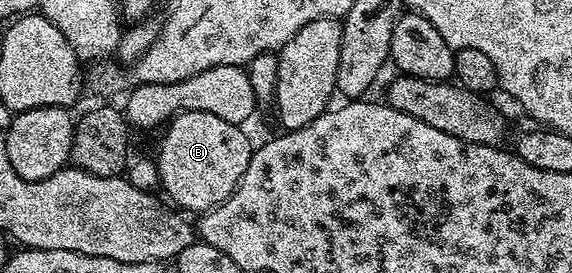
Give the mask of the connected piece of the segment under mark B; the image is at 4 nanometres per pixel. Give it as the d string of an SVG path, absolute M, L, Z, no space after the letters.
M207 111L179 112L168 122L155 160L164 196L173 200L178 210L200 215L219 207L232 195L255 148L243 130L241 125L232 125Z

